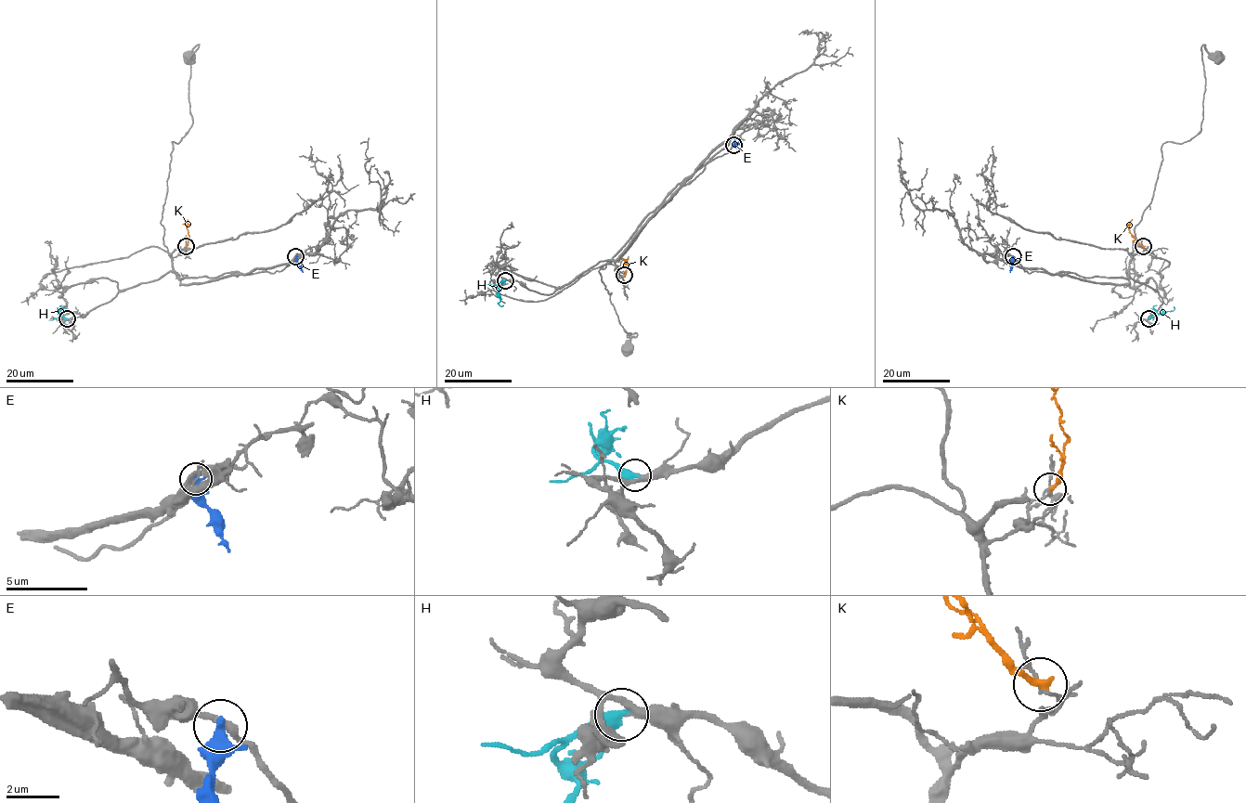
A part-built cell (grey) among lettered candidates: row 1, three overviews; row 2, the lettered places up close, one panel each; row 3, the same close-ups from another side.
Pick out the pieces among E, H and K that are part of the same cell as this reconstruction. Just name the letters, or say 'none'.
H

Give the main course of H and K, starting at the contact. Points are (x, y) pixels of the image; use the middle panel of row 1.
H: (505, 280), (496, 286), (500, 300), (499, 304), (503, 305)
K: (623, 275), (627, 266), (625, 261), (625, 264)

